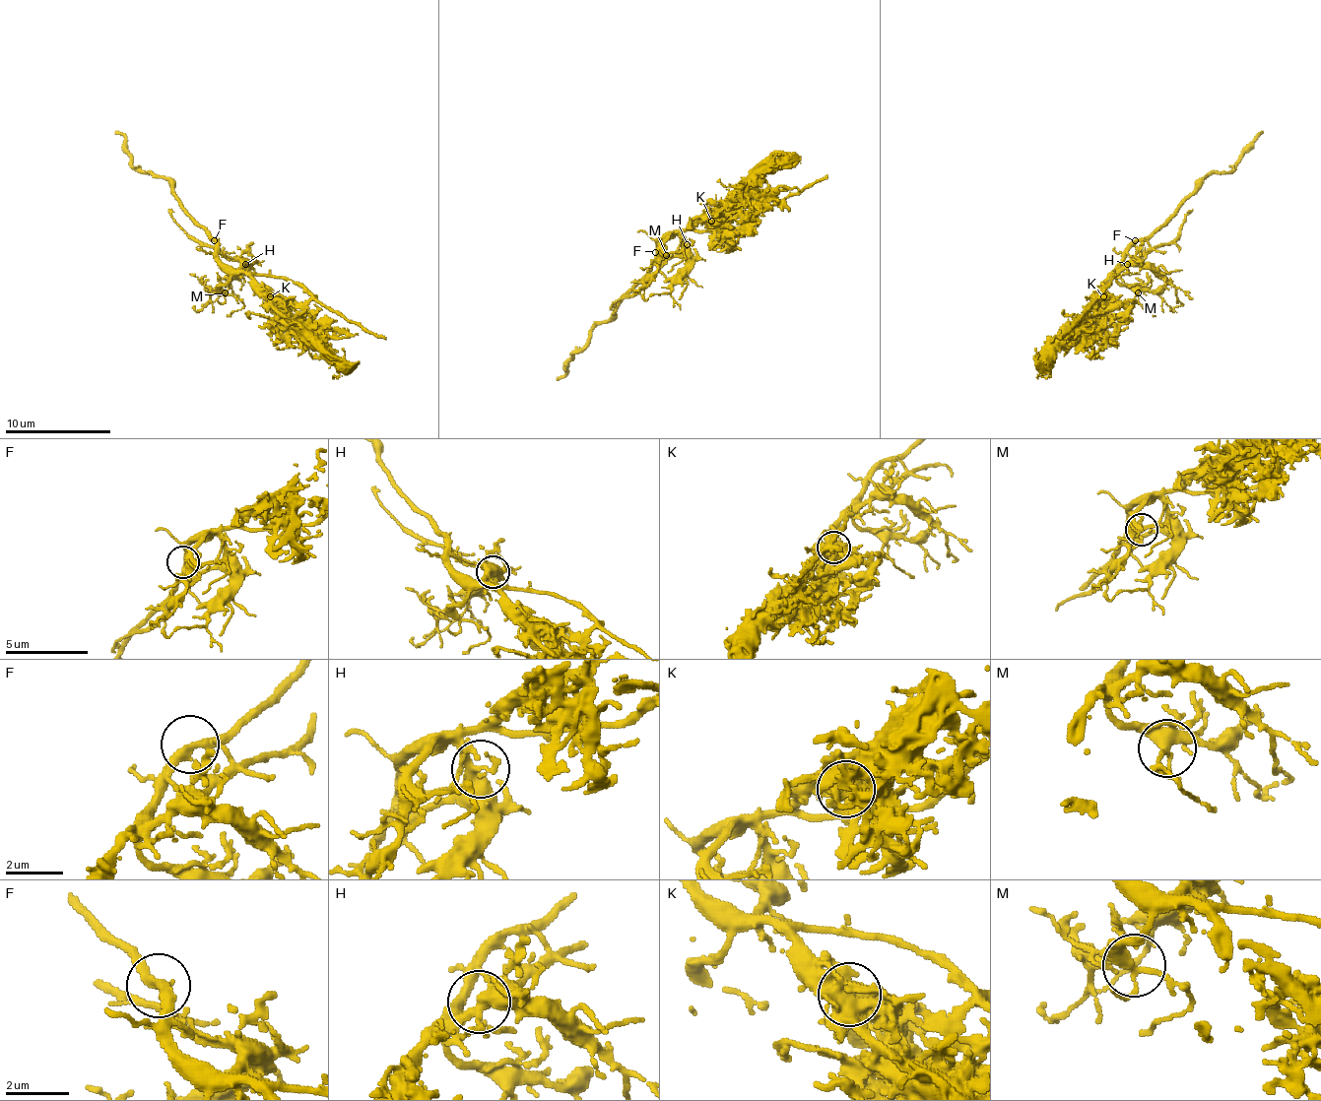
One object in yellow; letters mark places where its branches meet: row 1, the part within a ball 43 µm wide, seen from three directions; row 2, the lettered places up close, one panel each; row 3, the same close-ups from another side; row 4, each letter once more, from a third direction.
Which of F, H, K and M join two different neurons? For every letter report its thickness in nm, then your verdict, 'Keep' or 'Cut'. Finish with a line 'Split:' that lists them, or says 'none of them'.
F: Thickness 280 nm. Keep
H: Thickness 380 nm. Keep
K: Thickness 550 nm. Cut
M: Thickness 360 nm. Keep
Split: K

